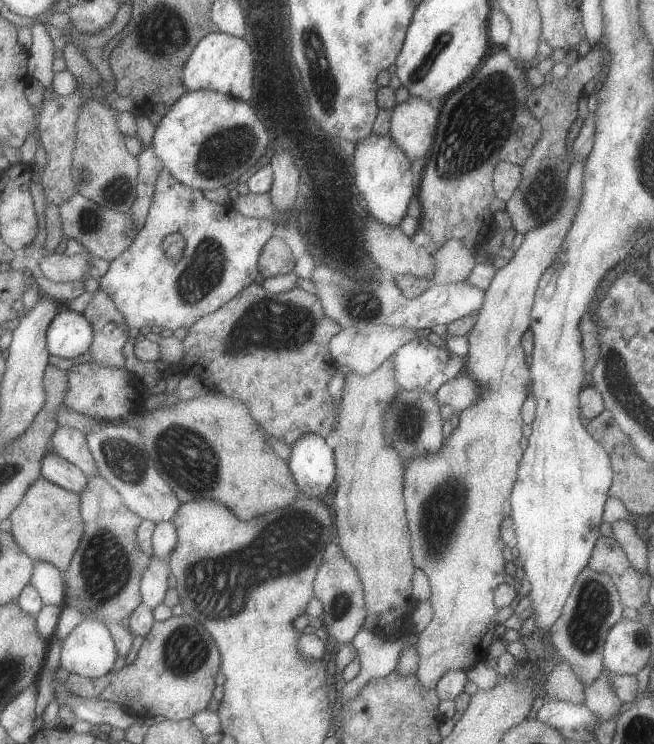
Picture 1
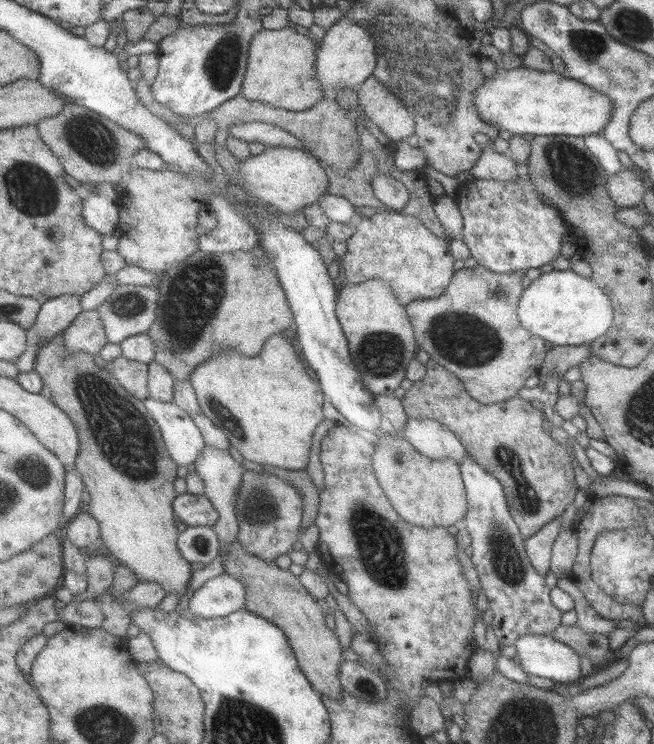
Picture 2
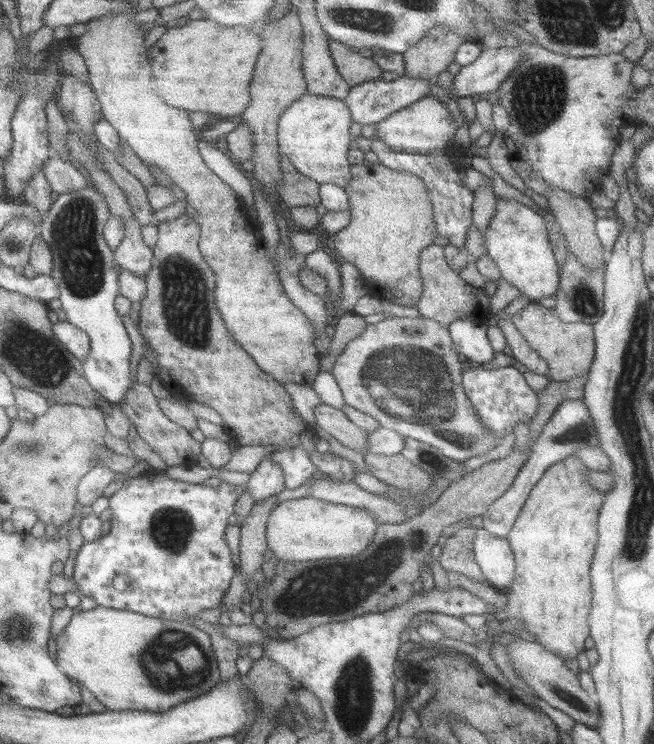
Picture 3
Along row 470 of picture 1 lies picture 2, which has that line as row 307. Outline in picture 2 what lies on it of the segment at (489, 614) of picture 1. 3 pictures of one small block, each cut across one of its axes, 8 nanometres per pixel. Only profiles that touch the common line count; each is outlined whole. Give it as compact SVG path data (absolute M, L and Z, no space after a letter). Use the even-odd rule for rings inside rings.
M481 265L463 267L454 270L441 296L411 300L404 306L418 348L427 352L429 359L454 374L467 394L481 404L495 404L515 396L524 387L527 377L538 374L544 361L544 340L525 330L516 315L517 303L524 290L520 278L524 274L525 271L491 272Z

